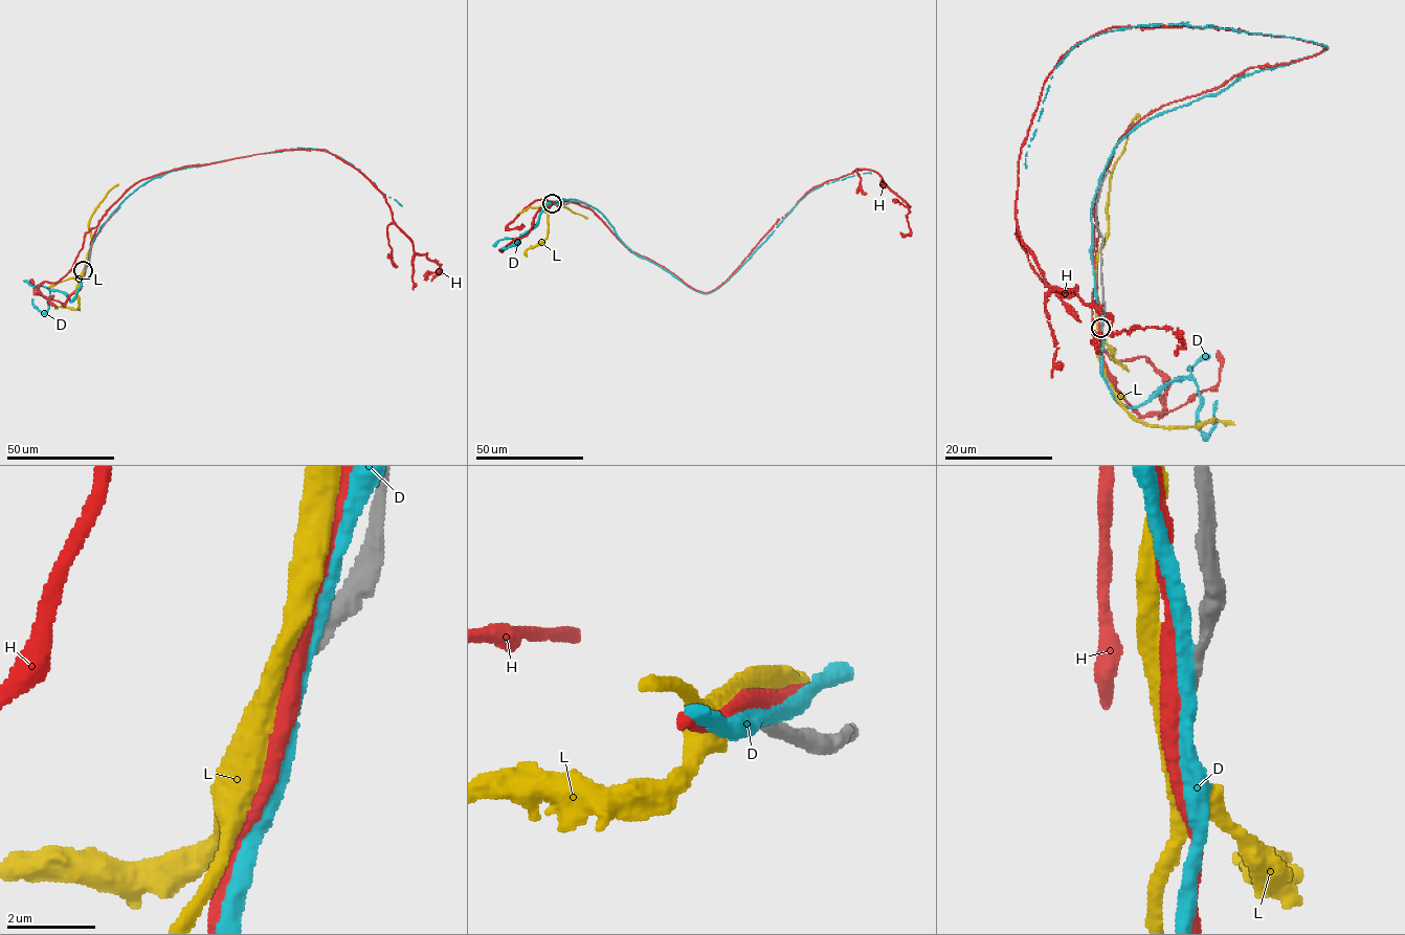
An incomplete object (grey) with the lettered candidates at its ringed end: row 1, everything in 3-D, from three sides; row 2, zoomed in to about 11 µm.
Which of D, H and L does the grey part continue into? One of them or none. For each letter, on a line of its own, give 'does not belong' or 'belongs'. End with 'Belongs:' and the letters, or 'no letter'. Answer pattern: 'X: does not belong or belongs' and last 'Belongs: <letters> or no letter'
D: does not belong
H: does not belong
L: does not belong
Belongs: no letter

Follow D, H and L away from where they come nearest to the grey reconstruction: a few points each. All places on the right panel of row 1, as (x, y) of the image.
D: (1102, 325), (1090, 208), (1114, 148), (1142, 121), (1328, 47), (1184, 24), (1104, 31), (1055, 68), (1026, 168)
H: (1100, 326), (1113, 149), (1325, 46), (1113, 26), (1044, 82), (1021, 243), (1175, 356)
L: (1100, 327), (1098, 255), (1108, 231), (1110, 173), (1123, 150), (1128, 129), (1139, 114)

